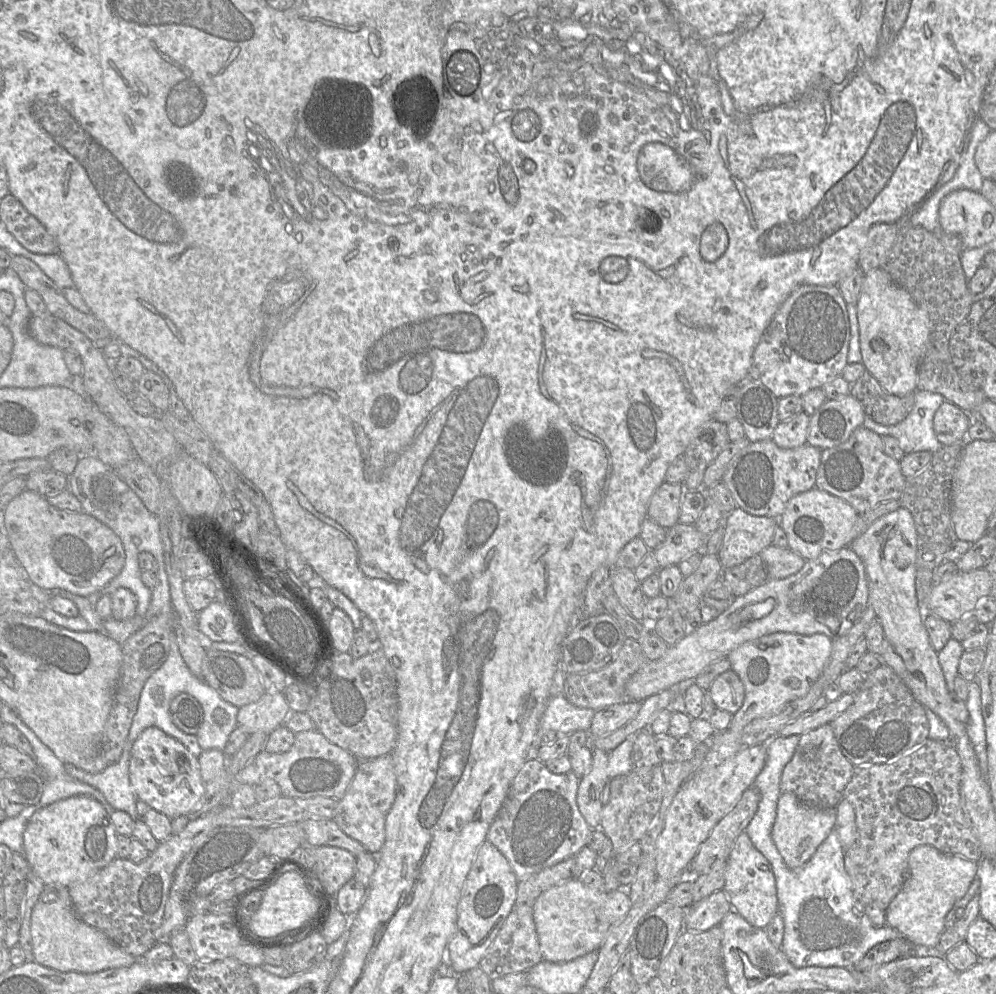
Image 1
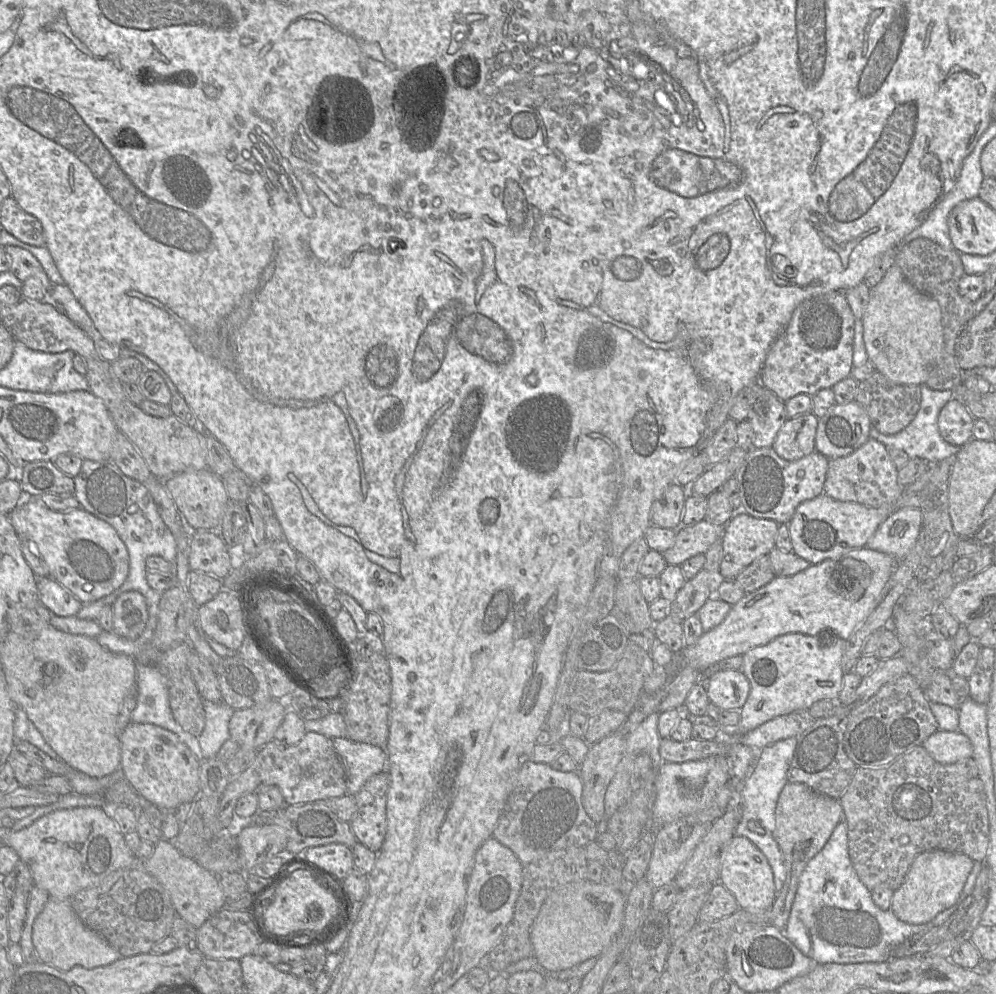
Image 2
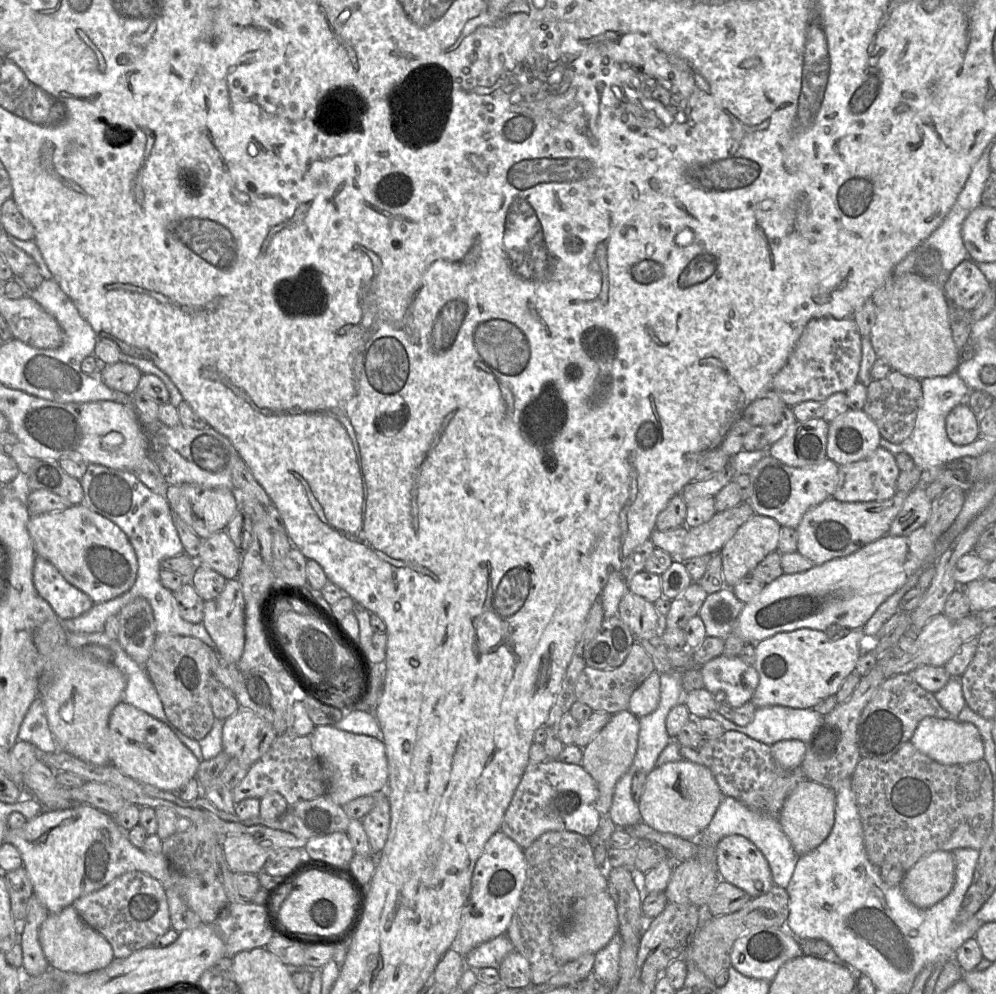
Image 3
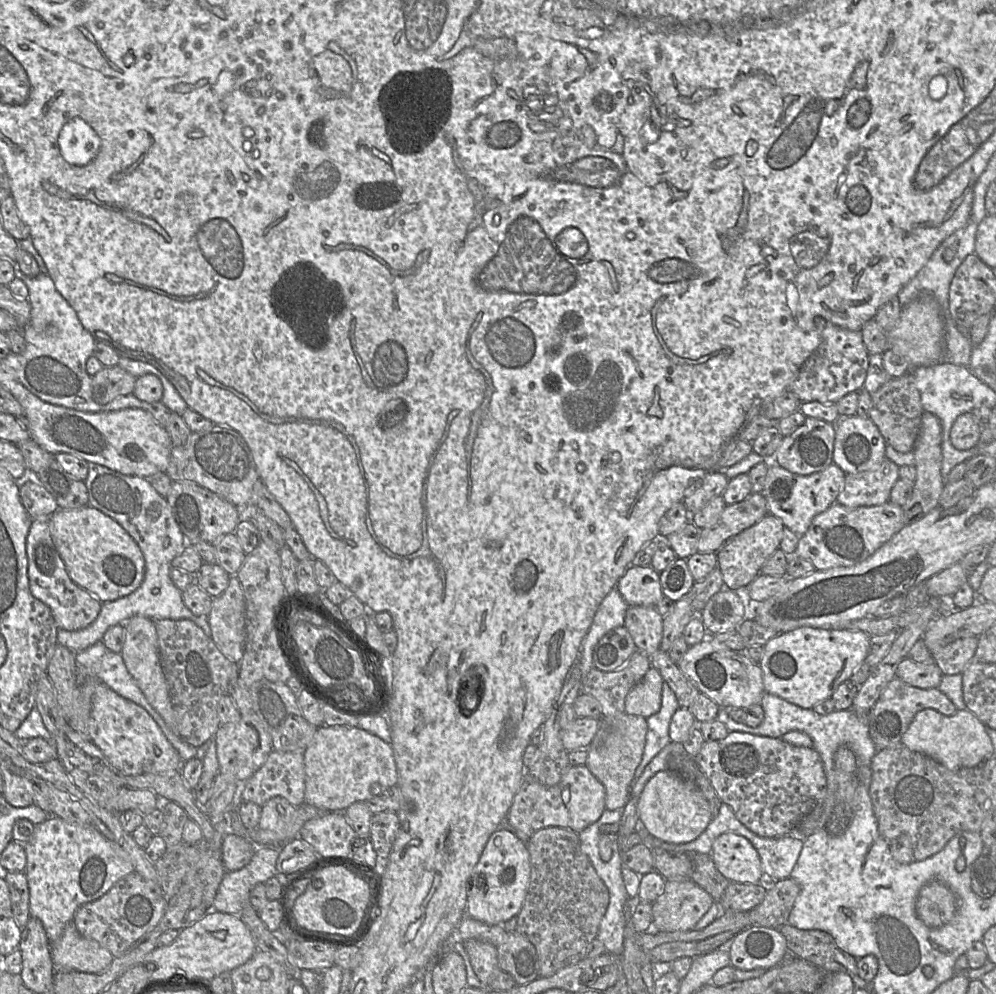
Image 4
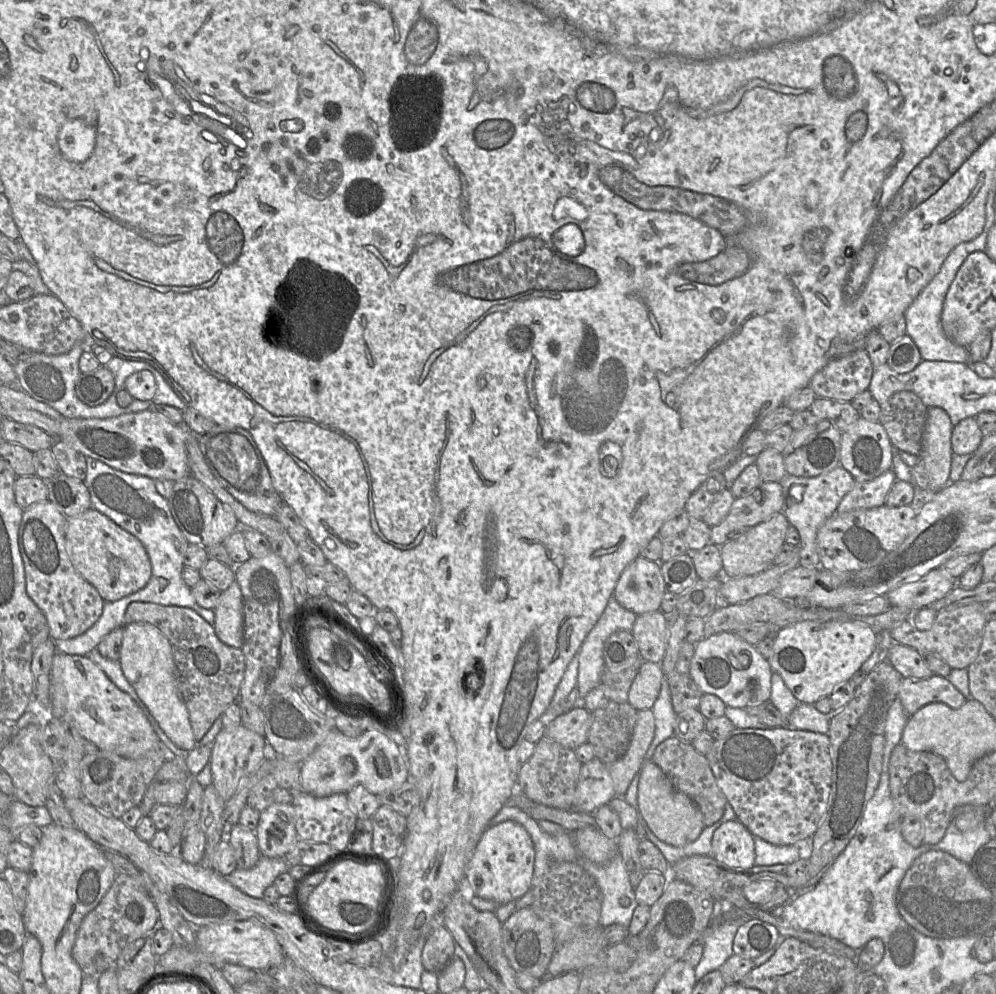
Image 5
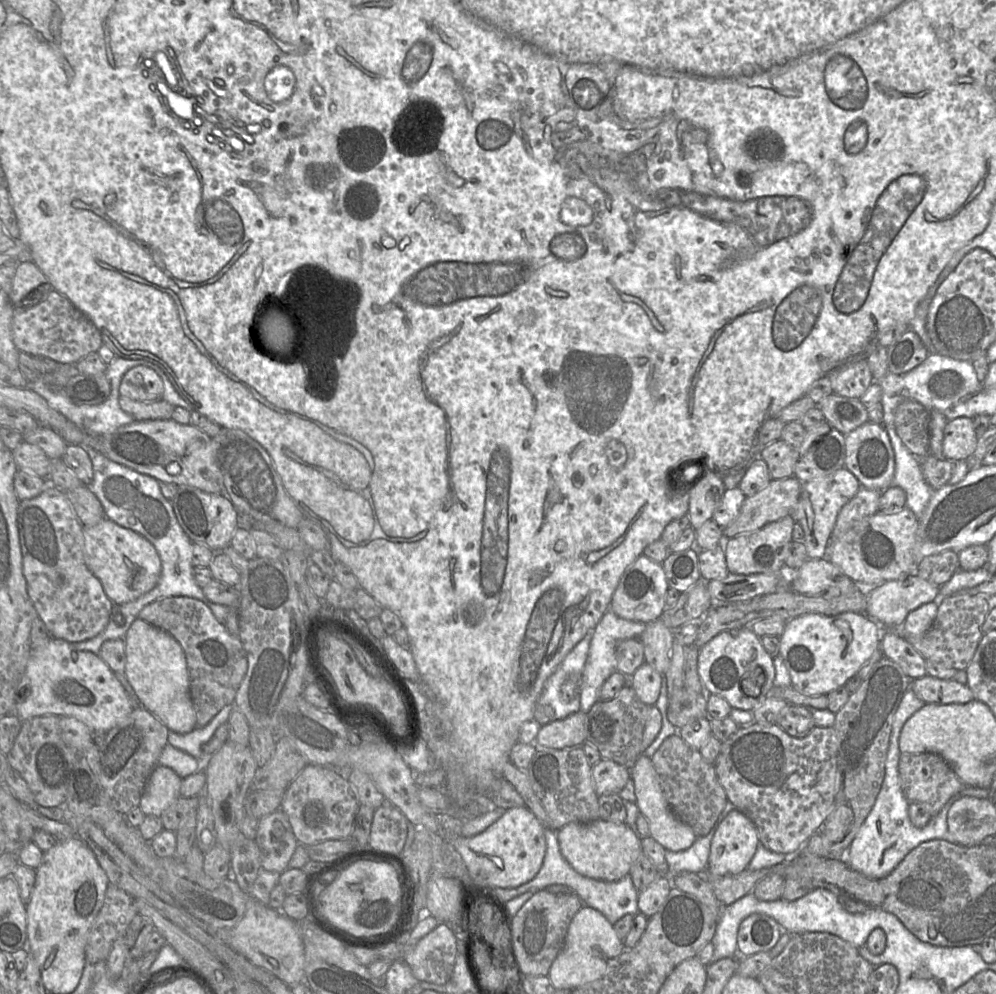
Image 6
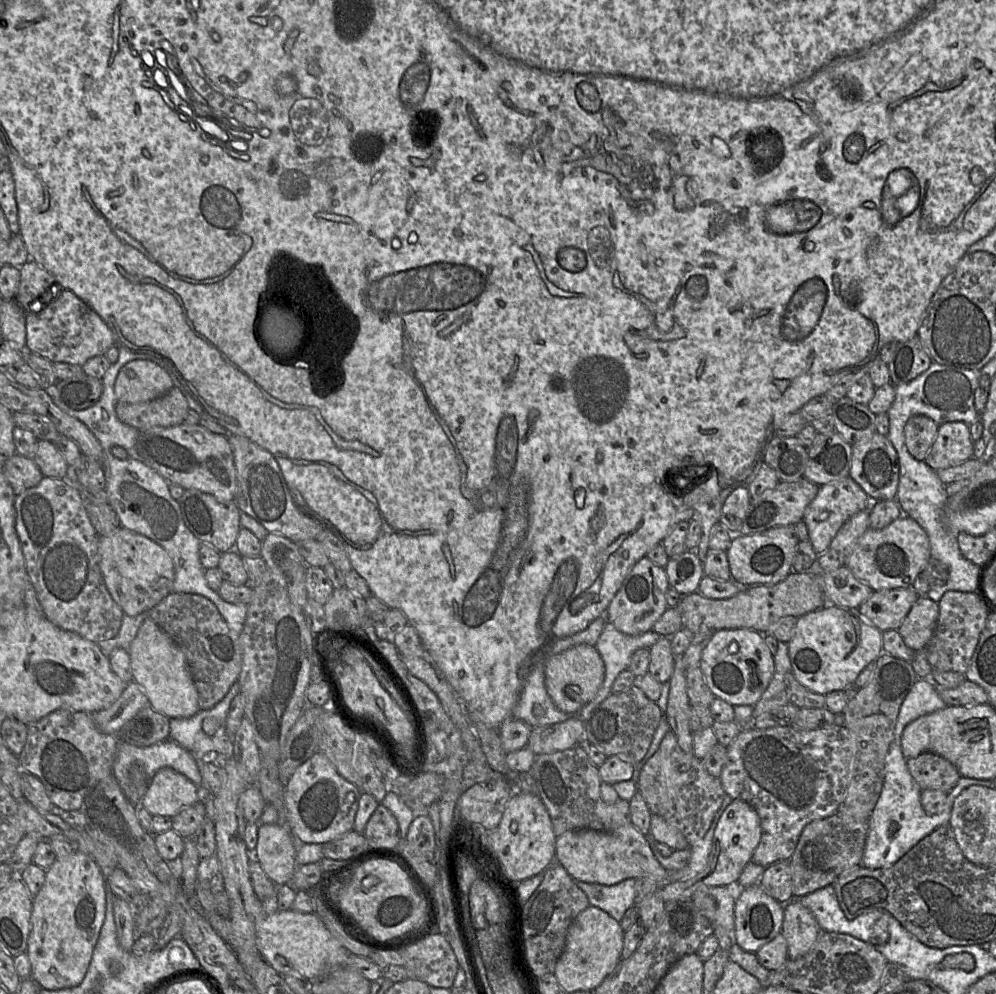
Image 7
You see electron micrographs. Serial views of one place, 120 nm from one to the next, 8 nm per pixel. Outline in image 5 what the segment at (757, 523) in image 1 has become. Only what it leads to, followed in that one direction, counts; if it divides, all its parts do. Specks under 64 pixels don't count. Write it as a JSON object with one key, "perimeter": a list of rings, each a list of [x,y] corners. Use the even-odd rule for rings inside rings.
{"perimeter":[[[782,512],[776,513],[769,519],[737,535],[720,546],[723,573],[719,577],[722,581],[726,578],[756,575],[771,567],[776,555],[785,543],[786,531],[789,525],[787,518]]]}

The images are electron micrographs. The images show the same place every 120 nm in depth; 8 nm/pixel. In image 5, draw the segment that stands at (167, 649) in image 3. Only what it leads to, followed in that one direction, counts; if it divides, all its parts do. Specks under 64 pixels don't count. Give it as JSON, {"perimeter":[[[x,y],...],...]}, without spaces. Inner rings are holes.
{"perimeter":[[[132,602],[125,612],[125,623],[132,622],[152,624],[169,640],[178,671],[178,687],[188,709],[194,738],[196,741],[201,740],[226,708],[231,703],[238,702],[245,673],[245,658],[242,648],[234,648],[224,644],[216,635],[214,626],[187,607],[165,606],[152,602]]]}

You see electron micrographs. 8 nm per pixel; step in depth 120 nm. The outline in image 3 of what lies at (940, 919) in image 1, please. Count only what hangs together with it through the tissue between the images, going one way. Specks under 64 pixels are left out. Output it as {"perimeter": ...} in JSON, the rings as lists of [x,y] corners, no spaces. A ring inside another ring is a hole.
{"perimeter":[[[937,850],[923,856],[905,873],[901,889],[906,899],[920,909],[926,909],[953,888],[955,862],[951,851]]]}

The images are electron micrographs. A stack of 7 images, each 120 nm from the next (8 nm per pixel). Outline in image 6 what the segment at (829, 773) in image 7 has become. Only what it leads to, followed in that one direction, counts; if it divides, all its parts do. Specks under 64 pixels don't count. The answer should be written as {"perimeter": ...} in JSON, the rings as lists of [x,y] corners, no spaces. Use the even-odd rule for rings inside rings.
{"perimeter":[[[752,723],[740,726],[736,733],[722,742],[714,767],[728,801],[756,826],[765,848],[776,853],[794,855],[828,818],[839,787],[839,738],[834,727],[814,727],[803,737],[794,737],[777,724]]]}

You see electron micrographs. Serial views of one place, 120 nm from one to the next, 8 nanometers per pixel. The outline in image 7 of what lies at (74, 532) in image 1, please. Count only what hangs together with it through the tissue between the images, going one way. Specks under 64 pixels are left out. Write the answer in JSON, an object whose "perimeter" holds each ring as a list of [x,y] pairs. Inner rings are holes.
{"perimeter":[[[119,527],[107,536],[100,536],[98,563],[109,593],[126,615],[149,611],[172,592],[172,559],[161,545],[142,534]]]}

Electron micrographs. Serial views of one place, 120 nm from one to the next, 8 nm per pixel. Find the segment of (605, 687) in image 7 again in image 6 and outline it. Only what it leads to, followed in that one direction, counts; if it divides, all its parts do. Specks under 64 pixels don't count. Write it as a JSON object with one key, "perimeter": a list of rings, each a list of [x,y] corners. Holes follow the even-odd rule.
{"perimeter":[[[608,609],[595,629],[592,631],[588,657],[585,662],[580,685],[580,710],[588,713],[591,707],[599,700],[600,690],[607,678],[617,671],[615,648],[619,641],[639,638],[646,628],[647,623],[630,621],[618,617],[611,609]]]}

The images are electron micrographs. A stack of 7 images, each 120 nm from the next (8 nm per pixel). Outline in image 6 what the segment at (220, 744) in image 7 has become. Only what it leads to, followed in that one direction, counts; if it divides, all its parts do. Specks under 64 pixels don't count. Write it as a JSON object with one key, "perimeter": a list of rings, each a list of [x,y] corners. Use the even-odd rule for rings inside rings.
{"perimeter":[[[234,702],[225,705],[206,726],[196,727],[189,733],[179,734],[169,731],[168,744],[199,759],[203,755],[202,746],[210,740],[221,724],[227,722],[234,707],[236,707]]]}

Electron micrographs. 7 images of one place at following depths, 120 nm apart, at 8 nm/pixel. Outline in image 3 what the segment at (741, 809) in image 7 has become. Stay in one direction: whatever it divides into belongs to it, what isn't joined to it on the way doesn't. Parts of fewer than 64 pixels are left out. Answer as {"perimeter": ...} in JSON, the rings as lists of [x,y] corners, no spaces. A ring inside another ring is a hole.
{"perimeter":[[[730,835],[720,840],[716,845],[716,858],[721,879],[744,890],[751,898],[774,886],[764,855],[742,835]]]}

